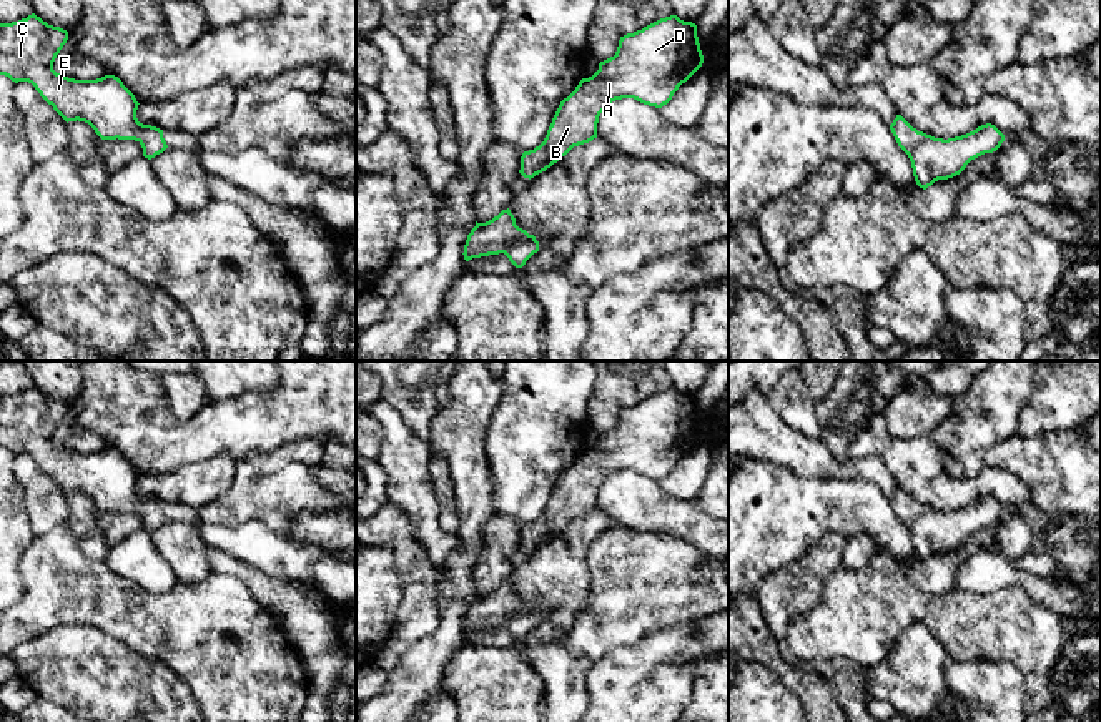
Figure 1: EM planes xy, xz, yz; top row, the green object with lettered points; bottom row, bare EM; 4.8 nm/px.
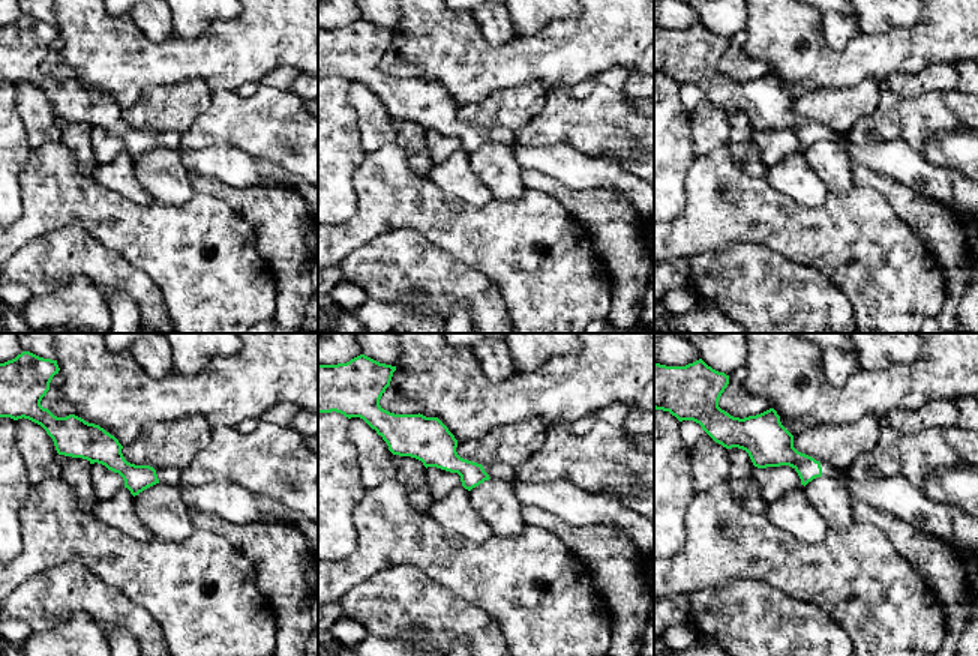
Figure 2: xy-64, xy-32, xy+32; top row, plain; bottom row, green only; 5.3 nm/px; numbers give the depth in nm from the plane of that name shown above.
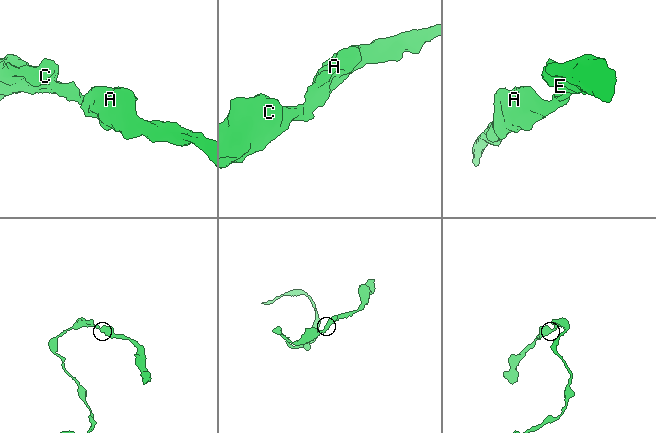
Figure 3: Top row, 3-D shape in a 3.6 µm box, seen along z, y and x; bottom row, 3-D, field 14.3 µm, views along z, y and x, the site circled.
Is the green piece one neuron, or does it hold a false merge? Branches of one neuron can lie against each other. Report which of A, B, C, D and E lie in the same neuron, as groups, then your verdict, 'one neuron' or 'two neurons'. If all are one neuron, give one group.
A B C D E; one neuron

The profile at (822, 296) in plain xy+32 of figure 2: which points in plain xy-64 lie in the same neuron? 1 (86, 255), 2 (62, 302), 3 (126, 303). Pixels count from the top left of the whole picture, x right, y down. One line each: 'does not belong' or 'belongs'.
1: belongs
2: does not belong
3: does not belong

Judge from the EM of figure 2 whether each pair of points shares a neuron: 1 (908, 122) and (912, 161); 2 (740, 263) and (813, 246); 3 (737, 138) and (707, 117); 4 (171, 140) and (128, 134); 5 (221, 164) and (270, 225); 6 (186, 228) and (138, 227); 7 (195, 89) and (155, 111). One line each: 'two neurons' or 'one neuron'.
1: two neurons
2: two neurons
3: two neurons
4: one neuron
5: two neurons
6: one neuron
7: one neuron

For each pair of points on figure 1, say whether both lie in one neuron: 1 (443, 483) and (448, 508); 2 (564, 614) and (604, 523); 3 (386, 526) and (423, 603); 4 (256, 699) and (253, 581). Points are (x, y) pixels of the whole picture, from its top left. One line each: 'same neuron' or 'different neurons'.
1: same neuron
2: same neuron
3: same neuron
4: different neurons

